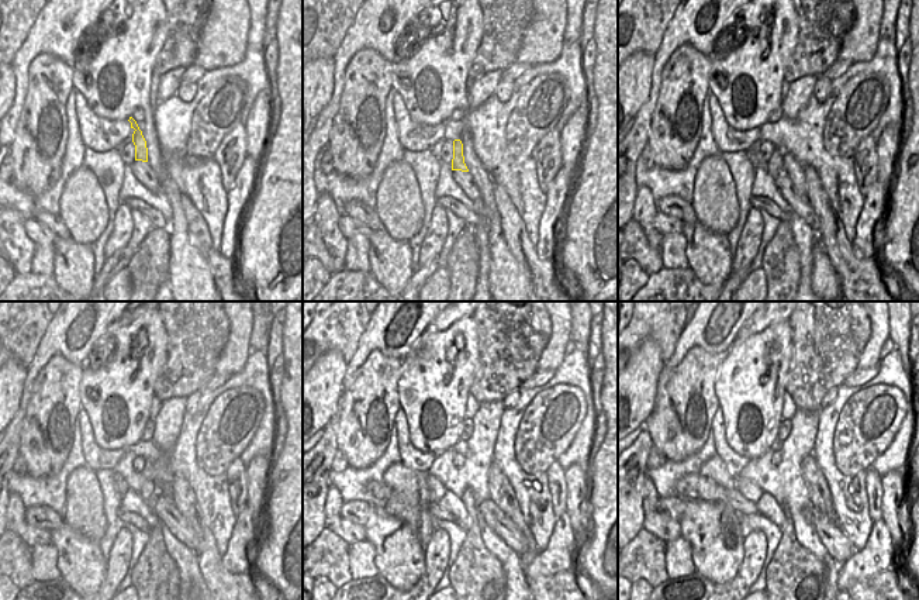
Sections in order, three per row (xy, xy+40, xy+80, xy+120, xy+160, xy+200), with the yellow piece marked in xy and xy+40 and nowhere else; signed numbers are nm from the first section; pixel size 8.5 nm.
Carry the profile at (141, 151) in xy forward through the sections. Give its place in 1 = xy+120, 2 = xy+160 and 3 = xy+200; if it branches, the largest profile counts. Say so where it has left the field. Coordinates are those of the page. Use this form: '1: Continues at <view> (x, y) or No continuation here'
1: Continues at xy+120 (148, 493)
2: Continues at xy+160 (477, 578)
3: Continues at xy+200 (795, 580).

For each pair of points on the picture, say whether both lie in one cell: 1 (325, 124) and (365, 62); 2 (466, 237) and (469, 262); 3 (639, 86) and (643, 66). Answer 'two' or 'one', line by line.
1: two
2: one
3: one

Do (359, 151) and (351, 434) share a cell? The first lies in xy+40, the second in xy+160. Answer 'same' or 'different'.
same

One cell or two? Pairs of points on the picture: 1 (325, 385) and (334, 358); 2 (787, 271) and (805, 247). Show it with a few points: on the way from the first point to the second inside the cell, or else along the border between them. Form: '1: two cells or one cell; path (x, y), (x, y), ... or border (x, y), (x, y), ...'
1: one cell; path (325, 378), (331, 365)
2: two cells; border (790, 223), (793, 241), (798, 251), (800, 286)

